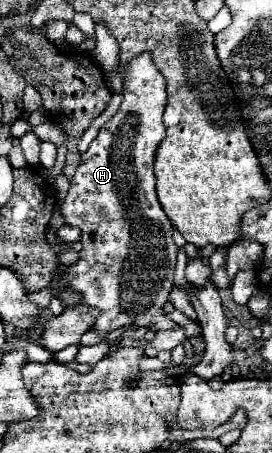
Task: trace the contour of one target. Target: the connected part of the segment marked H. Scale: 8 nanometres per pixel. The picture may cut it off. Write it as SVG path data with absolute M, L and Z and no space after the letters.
M95 25L95 37L97 45L91 51L91 59L101 69L117 71L125 79L127 89L123 91L123 103L119 111L101 127L91 147L81 155L81 163L75 175L71 177L69 193L57 207L57 211L65 219L65 225L77 227L81 231L79 243L83 249L79 251L77 263L59 265L61 273L53 275L51 291L59 291L57 297L61 297L63 291L75 291L81 297L81 303L99 309L99 317L93 325L93 331L101 339L105 339L111 331L127 329L131 325L145 331L161 331L175 327L175 323L167 319L163 305L169 301L169 293L175 287L173 275L179 249L171 235L173 225L157 199L155 175L153 175L155 151L159 143L165 139L165 125L163 125L163 109L167 103L165 79L149 61L149 53L139 55L137 59L131 61L131 65L119 69L117 41L113 39L113 35L109 35L109 31L105 31L105 25Z

